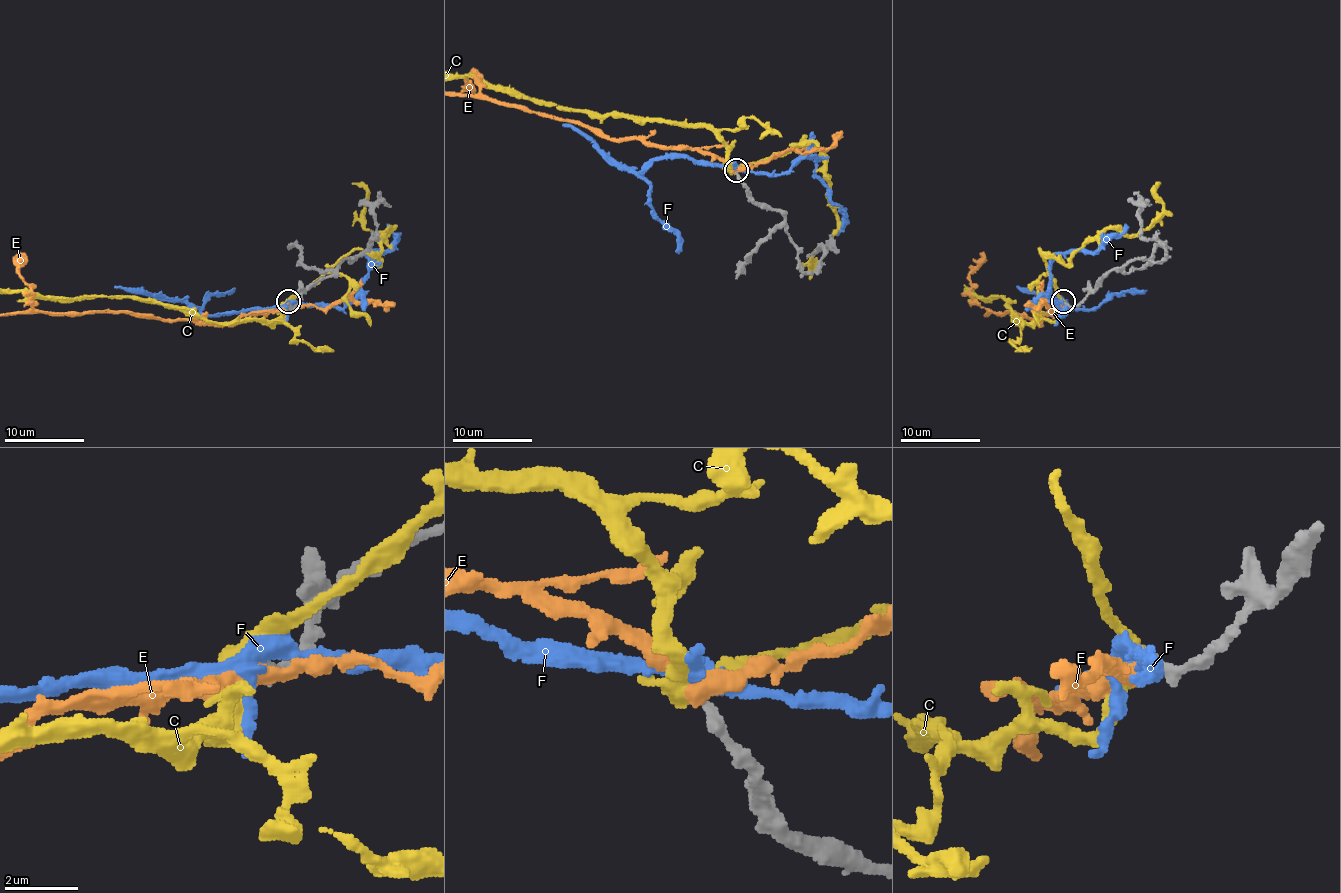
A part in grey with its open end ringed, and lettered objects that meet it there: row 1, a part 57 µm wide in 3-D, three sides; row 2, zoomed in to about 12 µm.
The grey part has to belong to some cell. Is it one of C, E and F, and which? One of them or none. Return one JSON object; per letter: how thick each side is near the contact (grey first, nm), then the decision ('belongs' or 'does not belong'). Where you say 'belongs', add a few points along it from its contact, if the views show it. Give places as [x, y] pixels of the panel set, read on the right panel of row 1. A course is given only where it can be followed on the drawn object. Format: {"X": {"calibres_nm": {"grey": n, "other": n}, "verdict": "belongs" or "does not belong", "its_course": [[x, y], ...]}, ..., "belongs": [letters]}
{"C": {"calibres_nm": {"grey": 240, "other": 440}, "verdict": "does not belong"}, "E": {"calibres_nm": {"grey": 280, "other": 420}, "verdict": "does not belong"}, "F": {"calibres_nm": {"grey": 240, "other": 400}, "verdict": "belongs", "its_course": [[1065, 304], [1061, 308], [1051, 298], [1051, 260], [1057, 254], [1099, 250], [1127, 224]]}, "belongs": ["F"]}

